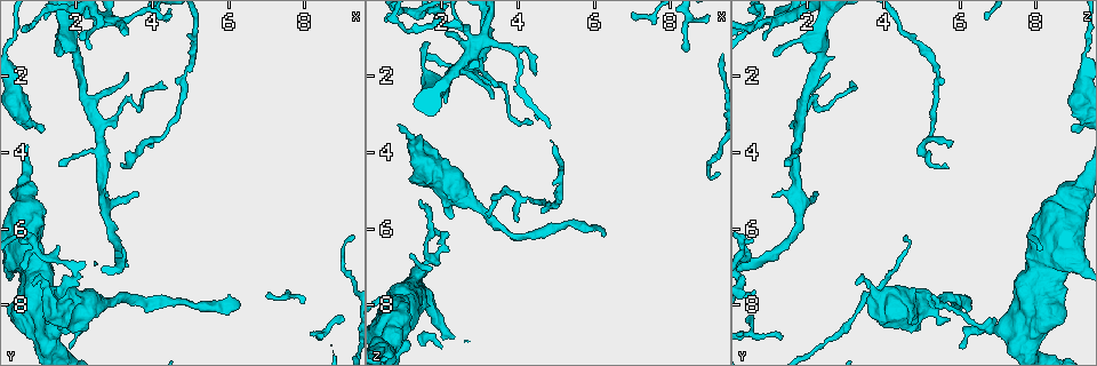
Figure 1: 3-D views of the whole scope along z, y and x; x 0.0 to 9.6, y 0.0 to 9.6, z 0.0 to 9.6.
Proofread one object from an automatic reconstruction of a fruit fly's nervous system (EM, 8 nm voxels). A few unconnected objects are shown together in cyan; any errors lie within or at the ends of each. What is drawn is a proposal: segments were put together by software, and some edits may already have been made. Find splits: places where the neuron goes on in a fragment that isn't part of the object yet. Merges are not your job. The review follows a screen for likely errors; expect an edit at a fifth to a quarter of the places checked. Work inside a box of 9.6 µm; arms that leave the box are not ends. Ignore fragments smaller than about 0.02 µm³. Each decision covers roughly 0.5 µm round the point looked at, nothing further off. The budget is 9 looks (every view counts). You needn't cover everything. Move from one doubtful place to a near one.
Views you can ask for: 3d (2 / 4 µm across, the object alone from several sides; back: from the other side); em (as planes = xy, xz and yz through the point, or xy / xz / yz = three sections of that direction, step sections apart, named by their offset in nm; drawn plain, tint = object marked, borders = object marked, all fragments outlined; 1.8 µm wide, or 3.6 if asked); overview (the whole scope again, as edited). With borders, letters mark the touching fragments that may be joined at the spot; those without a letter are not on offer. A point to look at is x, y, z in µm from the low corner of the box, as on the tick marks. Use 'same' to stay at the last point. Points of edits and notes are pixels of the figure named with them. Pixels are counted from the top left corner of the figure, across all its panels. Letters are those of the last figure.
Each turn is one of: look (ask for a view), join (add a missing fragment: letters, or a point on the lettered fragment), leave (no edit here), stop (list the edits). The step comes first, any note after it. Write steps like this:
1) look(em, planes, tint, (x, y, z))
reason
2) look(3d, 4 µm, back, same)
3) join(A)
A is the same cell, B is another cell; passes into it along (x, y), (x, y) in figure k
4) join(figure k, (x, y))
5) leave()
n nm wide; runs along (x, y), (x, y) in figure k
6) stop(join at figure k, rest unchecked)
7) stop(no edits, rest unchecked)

look(3d, 2 µm, (0.90, 7.40, 3.30))
an open end

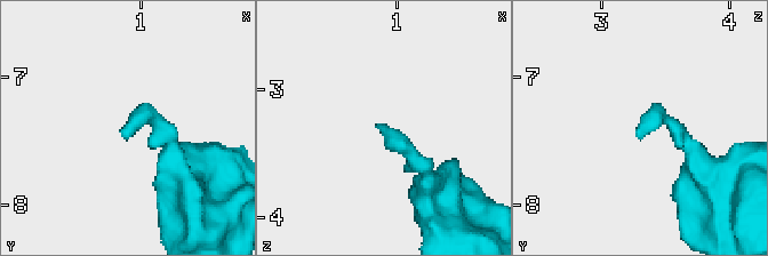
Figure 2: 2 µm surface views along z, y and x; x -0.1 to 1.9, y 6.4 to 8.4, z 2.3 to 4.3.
look(em, planes, borders, (0.90, 7.46, 3.30))

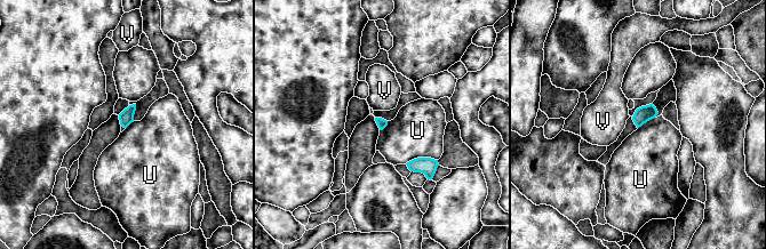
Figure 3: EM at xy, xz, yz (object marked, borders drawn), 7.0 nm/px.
leave()
U and V are other cells; no lettered fragment goes on from it

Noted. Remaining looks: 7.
look(em, 3.6 µm, xz, step 16, borders, (4.40, 2.35, 3.20))
end of a long branch

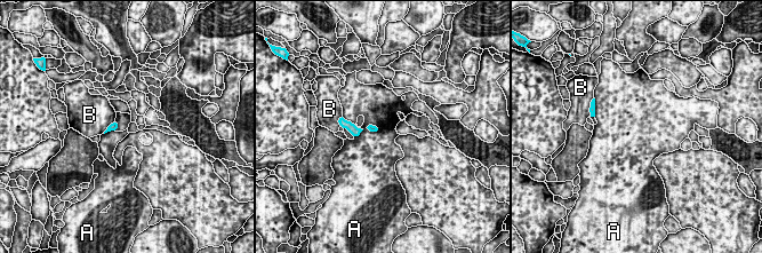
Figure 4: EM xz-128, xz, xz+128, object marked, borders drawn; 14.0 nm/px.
look(em, 3.6 µm, planes, borders, same)

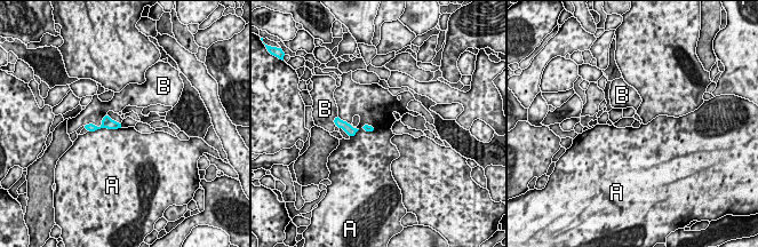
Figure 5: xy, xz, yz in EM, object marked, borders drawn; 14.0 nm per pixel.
leave()
100 nm wide; A and B are other cells; border along (120, 127), (88, 130) in figure 5; no lettered fragment goes on from it

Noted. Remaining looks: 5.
look(em, 3.6 µm, planes, borders, (1.15, 3.45, 9.00))
free end

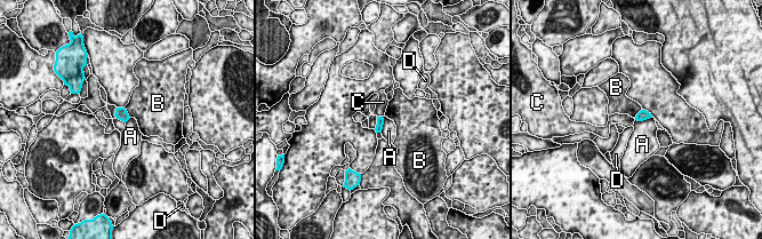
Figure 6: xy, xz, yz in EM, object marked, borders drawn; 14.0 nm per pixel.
leave()
A, B, C and D are other cells; border along (652, 117), (646, 120), (635, 120) in figure 6; no lettered fragment goes on from it

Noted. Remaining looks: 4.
look(em, 3.6 µm, planes, borders, (6.25, 7.90, 6.25))
branch stops here

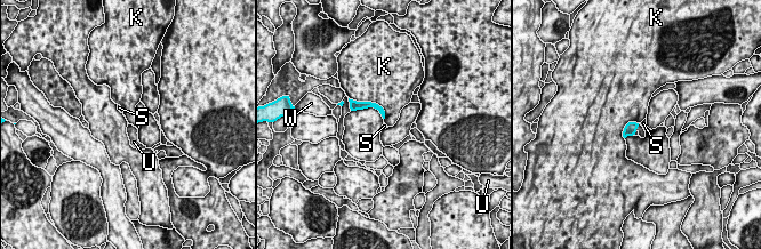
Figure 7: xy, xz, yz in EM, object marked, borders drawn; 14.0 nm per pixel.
join(U)
U is the same cell, K, S and W are other cells; it goes on there

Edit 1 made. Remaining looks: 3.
stop(join at figure 7, rest unchecked)

